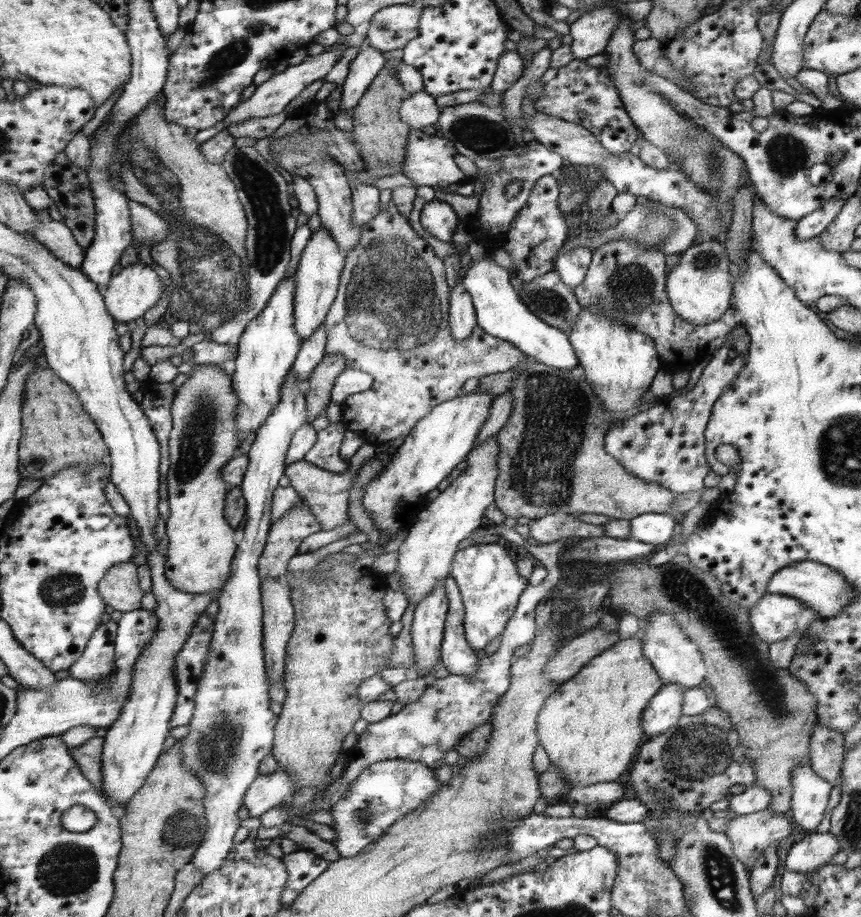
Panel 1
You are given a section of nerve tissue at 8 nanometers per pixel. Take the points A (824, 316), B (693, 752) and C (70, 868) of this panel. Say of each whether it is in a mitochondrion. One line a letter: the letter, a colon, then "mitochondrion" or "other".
A: other
B: mitochondrion
C: mitochondrion

